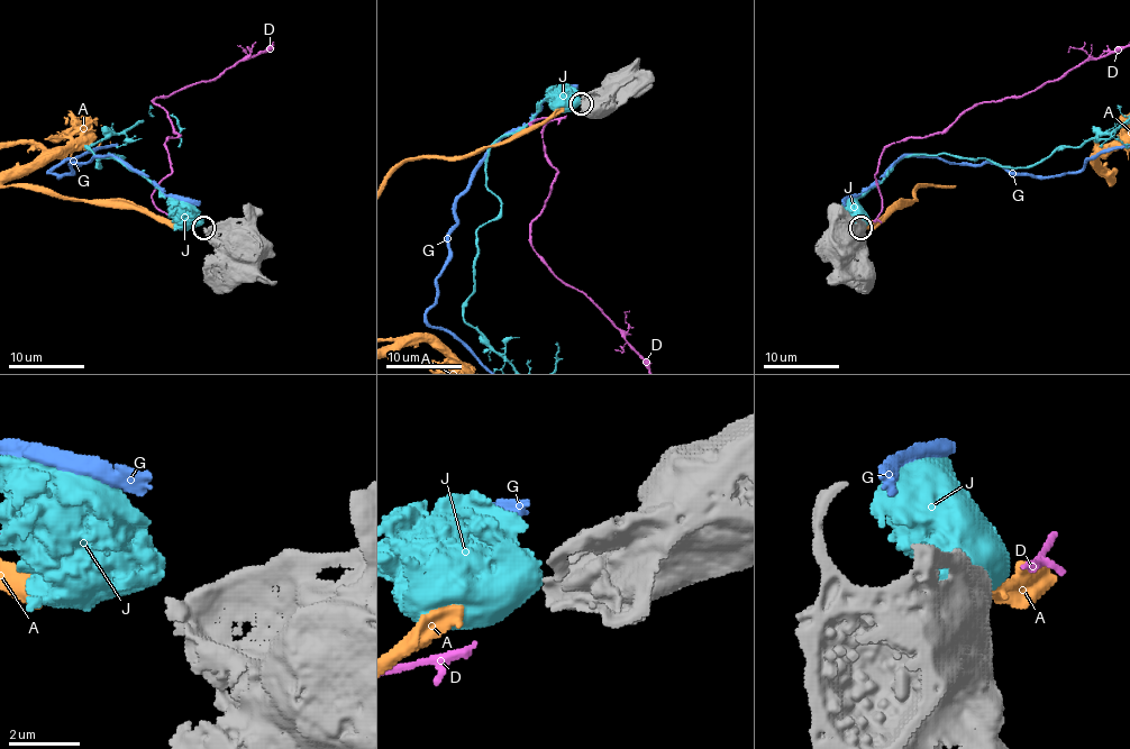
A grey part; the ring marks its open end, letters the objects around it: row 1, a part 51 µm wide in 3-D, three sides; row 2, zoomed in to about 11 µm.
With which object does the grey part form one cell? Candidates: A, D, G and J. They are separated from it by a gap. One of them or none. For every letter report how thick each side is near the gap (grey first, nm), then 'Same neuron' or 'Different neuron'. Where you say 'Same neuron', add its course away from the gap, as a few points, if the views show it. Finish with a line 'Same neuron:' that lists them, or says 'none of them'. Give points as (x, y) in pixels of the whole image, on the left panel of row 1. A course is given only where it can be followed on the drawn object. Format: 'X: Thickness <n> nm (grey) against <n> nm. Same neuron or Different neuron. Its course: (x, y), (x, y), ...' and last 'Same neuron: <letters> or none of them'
A: Thickness 480 nm (grey) against 360 nm. Same neuron
D: Thickness 480 nm (grey) against 240 nm. Different neuron
G: Thickness 480 nm (grey) against 400 nm. Different neuron
J: Thickness 480 nm (grey) against 850 nm. Different neuron
Same neuron: A

